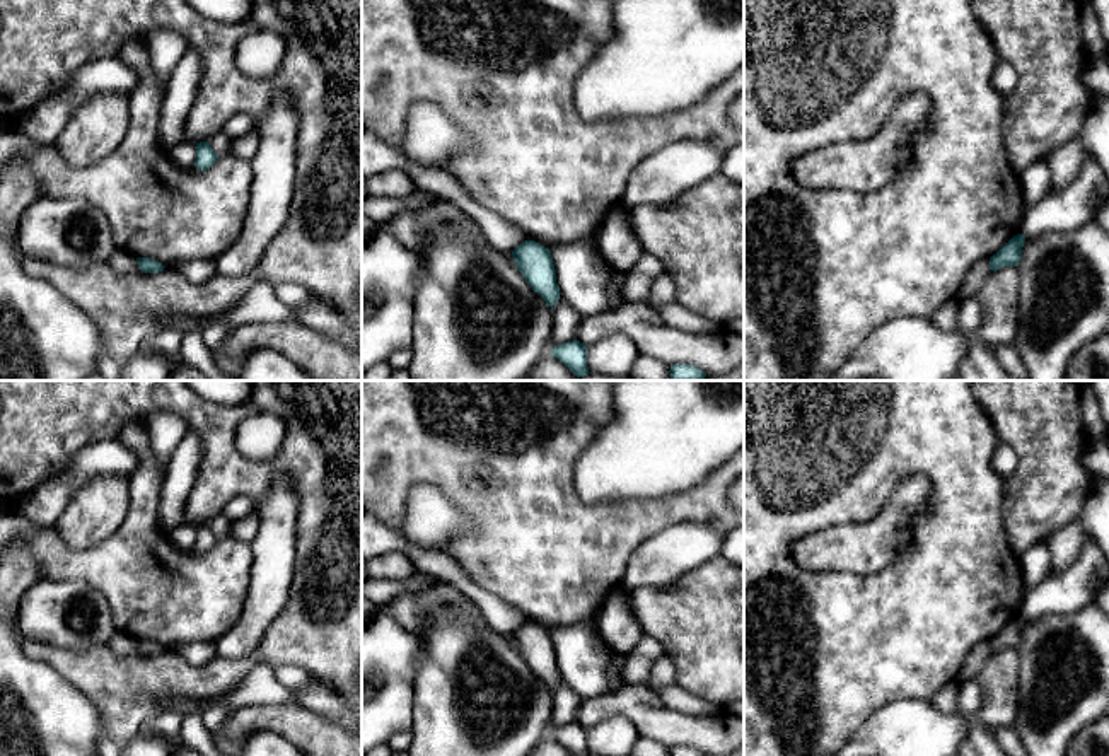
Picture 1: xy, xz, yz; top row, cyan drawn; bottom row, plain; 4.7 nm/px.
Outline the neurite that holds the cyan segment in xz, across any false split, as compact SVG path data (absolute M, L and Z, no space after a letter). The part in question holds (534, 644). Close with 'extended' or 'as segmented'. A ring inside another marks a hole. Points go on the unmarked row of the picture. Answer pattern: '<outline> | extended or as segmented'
M524 623L512 633L512 638L532 672L553 691L560 681L560 671L551 633L536 623Z | as segmented

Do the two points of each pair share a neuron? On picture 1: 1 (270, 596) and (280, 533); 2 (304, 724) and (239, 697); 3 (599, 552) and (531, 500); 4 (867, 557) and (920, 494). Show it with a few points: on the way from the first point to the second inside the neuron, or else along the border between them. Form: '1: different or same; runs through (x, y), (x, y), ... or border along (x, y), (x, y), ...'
1: same; runs through (270, 581), (273, 548)
2: different; border along (297, 702), (258, 703), (251, 709), (236, 709)
3: same; runs through (582, 552), (548, 517)
4: same; runs through (879, 541), (905, 509)

